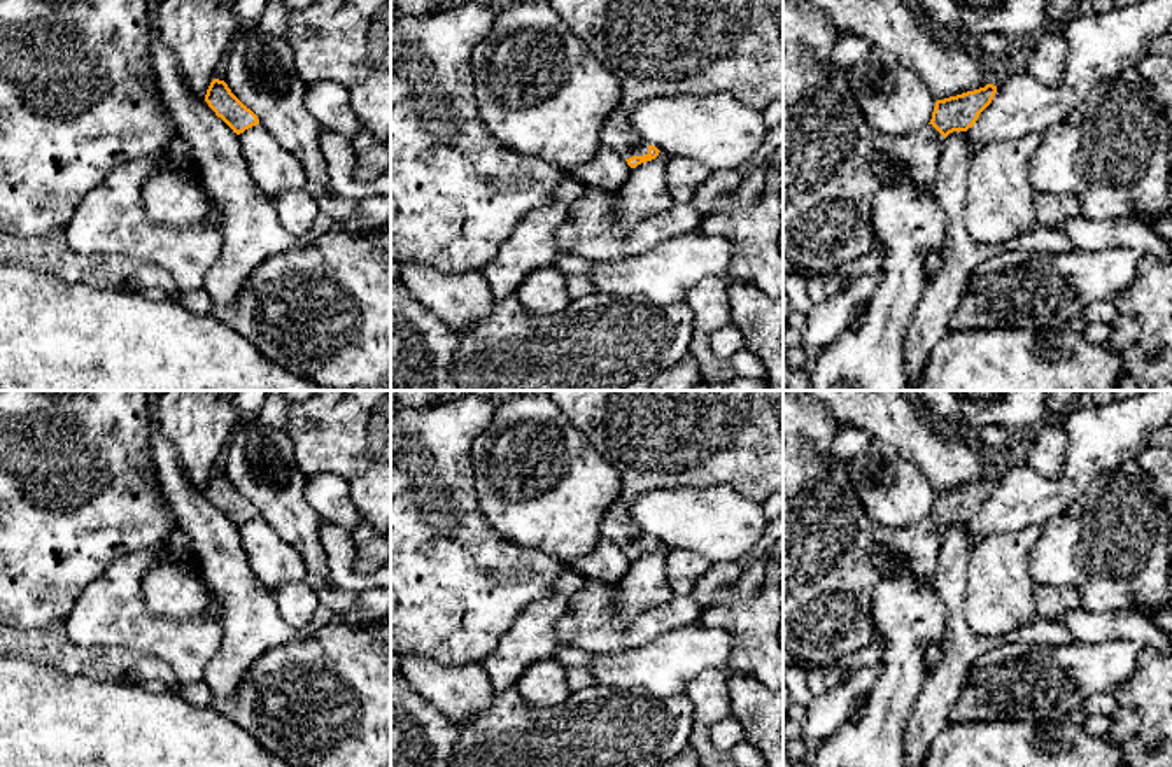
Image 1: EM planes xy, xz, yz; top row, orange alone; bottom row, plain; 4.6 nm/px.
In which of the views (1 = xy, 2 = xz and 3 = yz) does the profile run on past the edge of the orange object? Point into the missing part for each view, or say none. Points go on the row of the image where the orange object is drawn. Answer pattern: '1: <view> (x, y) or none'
1: none
2: xz (656, 48)
3: yz (829, 182)

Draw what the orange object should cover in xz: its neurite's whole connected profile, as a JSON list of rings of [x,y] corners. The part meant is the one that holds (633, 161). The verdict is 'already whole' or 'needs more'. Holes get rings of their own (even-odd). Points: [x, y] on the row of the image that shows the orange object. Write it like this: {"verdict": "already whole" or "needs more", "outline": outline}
{"verdict": "needs more", "outline": [[[547,0],[559,18],[580,35],[590,53],[618,79],[620,107],[601,130],[601,144],[617,151],[631,168],[659,156],[655,145],[638,137],[629,112],[643,100],[676,95],[731,93],[739,102],[764,112],[783,100],[783,21],[769,0]]]}

